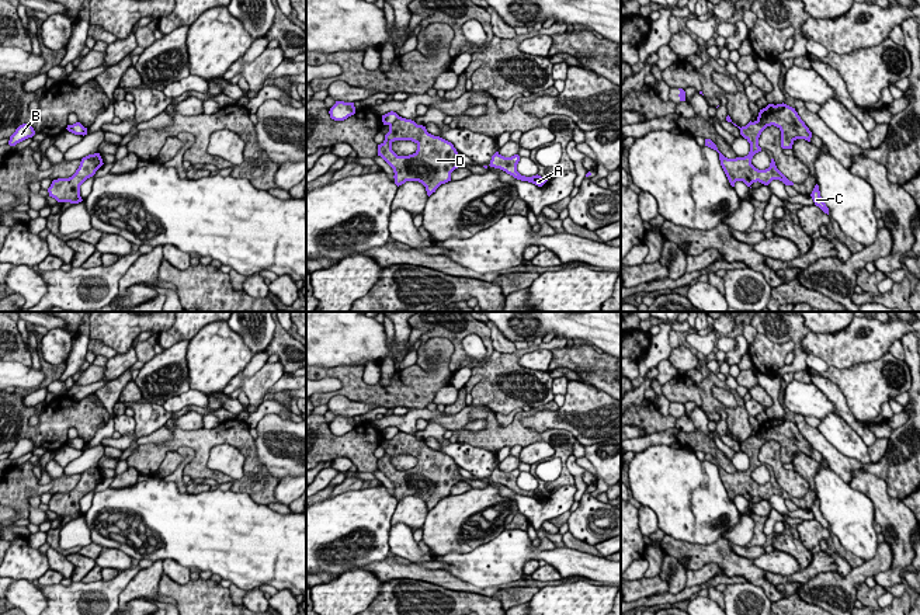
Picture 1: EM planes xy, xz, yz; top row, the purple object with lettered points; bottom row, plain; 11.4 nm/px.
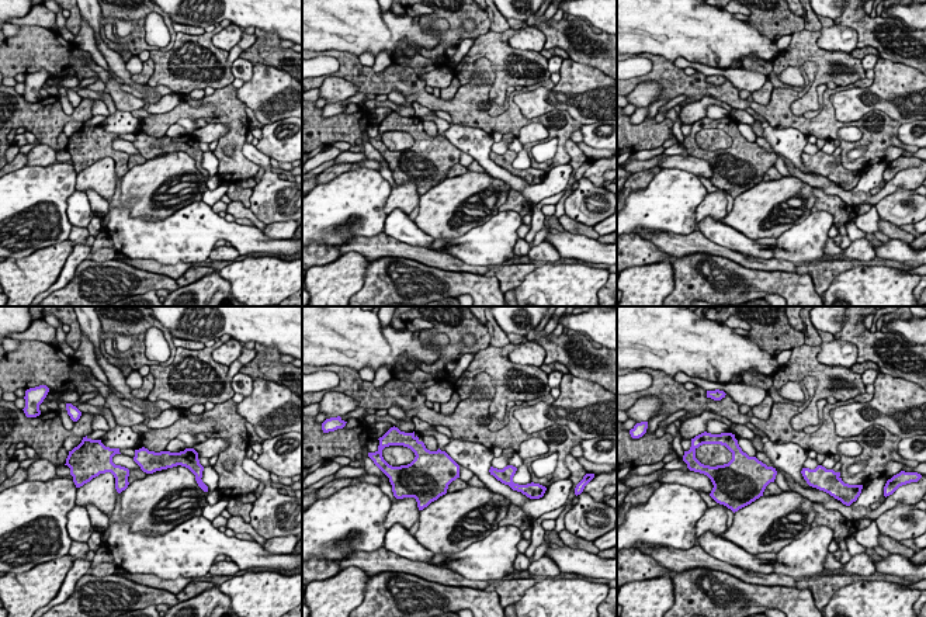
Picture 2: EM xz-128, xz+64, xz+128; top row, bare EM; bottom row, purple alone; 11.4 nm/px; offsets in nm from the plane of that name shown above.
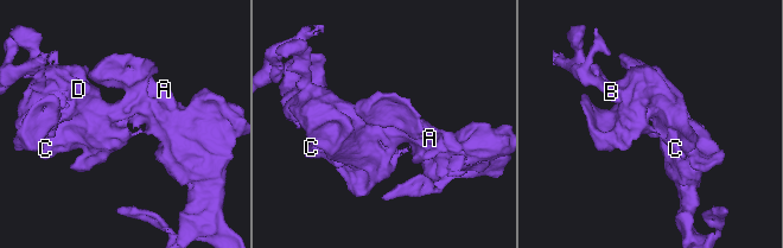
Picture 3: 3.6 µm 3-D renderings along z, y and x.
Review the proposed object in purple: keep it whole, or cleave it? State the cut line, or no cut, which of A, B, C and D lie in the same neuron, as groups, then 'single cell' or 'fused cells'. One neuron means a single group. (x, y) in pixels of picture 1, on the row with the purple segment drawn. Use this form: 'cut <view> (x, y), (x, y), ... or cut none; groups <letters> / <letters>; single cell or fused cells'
cut xz (399, 117), (389, 125); groups A C D / B; fused cells

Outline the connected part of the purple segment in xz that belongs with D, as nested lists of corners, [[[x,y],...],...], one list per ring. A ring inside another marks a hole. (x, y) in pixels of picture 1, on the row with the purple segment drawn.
[[[402,117],[389,125],[385,140],[378,145],[378,156],[393,168],[397,187],[406,181],[419,181],[426,187],[428,197],[441,184],[451,181],[455,168],[462,167],[451,142],[428,133],[426,126]],[[395,140],[412,140],[417,145],[417,150],[409,156],[397,156],[392,150]]]

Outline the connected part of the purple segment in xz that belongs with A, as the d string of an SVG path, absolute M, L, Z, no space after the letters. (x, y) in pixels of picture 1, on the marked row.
M499 152L492 156L490 167L500 168L507 174L513 176L517 180L532 183L538 187L542 187L548 180L542 178L541 176L525 177L517 171L517 164L520 161L520 156L514 154L511 157L504 157Z

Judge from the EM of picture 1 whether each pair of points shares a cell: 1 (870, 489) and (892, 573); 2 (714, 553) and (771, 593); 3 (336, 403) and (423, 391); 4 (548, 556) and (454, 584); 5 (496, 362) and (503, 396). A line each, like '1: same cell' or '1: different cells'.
1: same cell
2: same cell
3: different cells
4: different cells
5: same cell

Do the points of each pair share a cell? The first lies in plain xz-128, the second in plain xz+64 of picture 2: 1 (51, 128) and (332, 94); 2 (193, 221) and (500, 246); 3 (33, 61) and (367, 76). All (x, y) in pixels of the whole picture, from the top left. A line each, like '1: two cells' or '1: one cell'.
1: two cells
2: one cell
3: one cell

